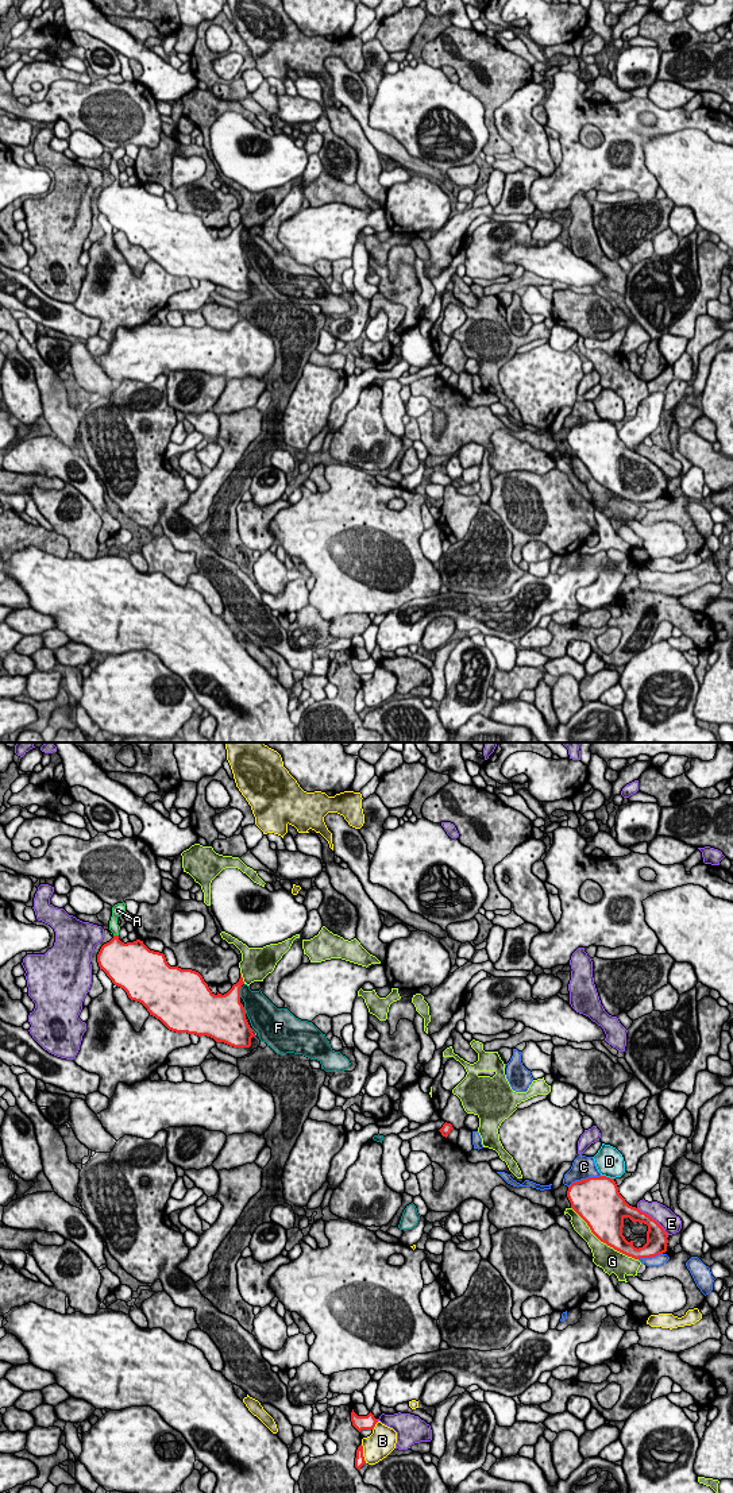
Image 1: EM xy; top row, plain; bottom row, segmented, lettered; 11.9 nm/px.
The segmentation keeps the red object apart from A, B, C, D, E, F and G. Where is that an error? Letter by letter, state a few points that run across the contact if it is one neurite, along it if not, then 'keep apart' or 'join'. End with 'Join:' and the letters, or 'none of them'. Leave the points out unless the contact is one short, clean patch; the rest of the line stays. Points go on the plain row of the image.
A: line xy (115, 200), (116, 180), (114, 170); join
B: keep apart
C: keep apart
D: keep apart
E: keep apart
F: keep apart
G: keep apart
Join: A

